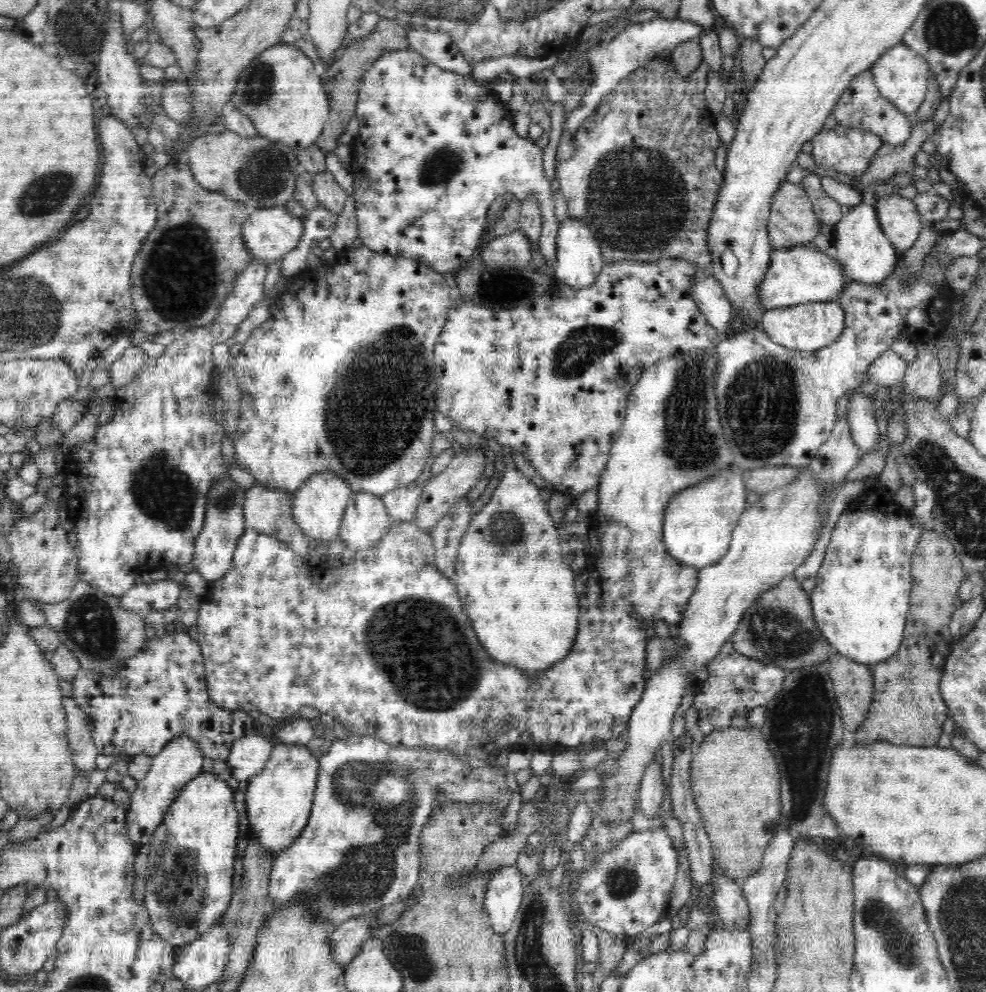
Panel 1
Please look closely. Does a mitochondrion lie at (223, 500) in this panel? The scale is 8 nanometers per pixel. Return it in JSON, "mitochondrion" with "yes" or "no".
{"mitochondrion":"yes"}

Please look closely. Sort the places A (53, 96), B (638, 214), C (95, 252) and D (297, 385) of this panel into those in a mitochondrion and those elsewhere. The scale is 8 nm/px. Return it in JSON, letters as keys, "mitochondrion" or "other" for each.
{"A":"other","B":"mitochondrion","C":"other","D":"other"}

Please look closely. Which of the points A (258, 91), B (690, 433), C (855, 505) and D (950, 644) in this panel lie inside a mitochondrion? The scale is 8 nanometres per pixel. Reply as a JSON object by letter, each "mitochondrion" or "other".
{"A":"mitochondrion","B":"mitochondrion","C":"other","D":"other"}

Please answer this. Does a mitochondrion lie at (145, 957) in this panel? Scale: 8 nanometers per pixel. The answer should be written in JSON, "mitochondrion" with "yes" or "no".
{"mitochondrion":"no"}

